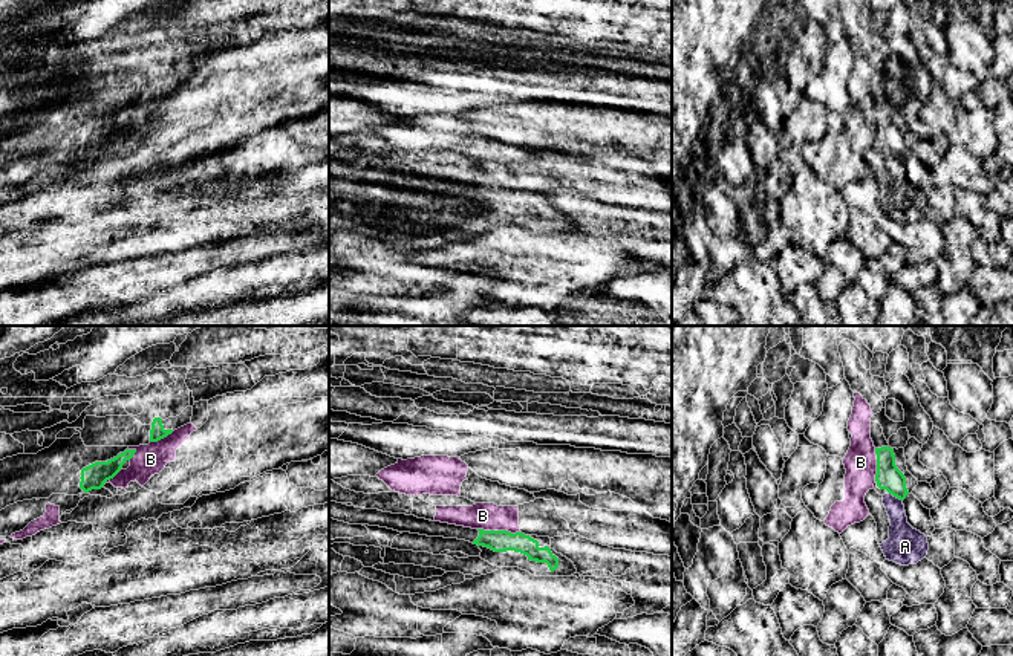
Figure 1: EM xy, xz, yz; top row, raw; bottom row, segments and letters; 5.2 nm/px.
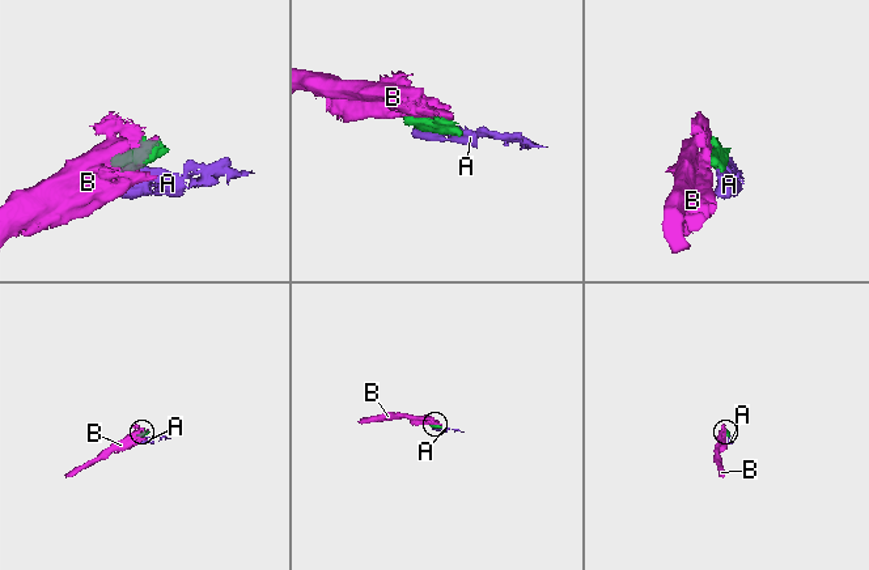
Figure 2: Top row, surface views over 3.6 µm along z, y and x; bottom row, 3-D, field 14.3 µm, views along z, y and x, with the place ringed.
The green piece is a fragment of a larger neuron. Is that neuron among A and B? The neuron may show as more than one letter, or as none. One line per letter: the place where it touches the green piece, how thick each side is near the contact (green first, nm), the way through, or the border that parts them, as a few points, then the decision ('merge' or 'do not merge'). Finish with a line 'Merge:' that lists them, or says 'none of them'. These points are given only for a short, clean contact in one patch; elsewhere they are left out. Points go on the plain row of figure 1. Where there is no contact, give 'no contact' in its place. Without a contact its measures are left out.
A: yz (895, 153) | 140/170 nm | along yz (888, 149), (902, 158) | do not merge
B: xz (499, 188) | 110/140 nm | do not merge
Merge: none of them

